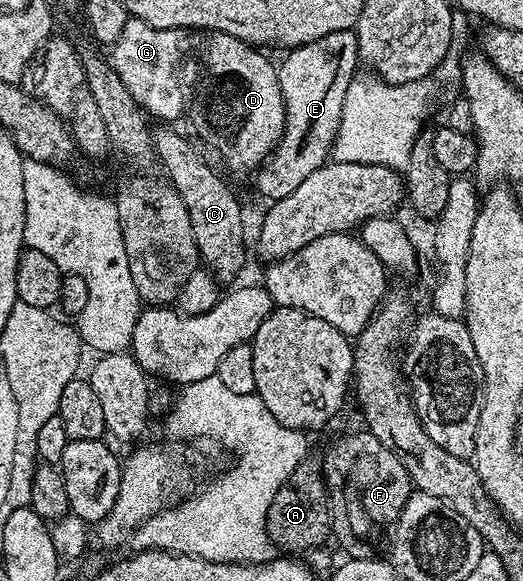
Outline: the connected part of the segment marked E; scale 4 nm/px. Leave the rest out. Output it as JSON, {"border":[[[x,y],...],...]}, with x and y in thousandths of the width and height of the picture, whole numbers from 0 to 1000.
{"border":[[[683,55],[625,57],[625,64],[562,81],[547,95],[553,96],[530,115],[533,153],[545,176],[545,220],[522,265],[488,296],[491,329],[512,346],[564,332],[574,315],[595,305],[602,291],[620,287],[631,272],[660,162],[675,145],[675,120],[686,115]]]}

